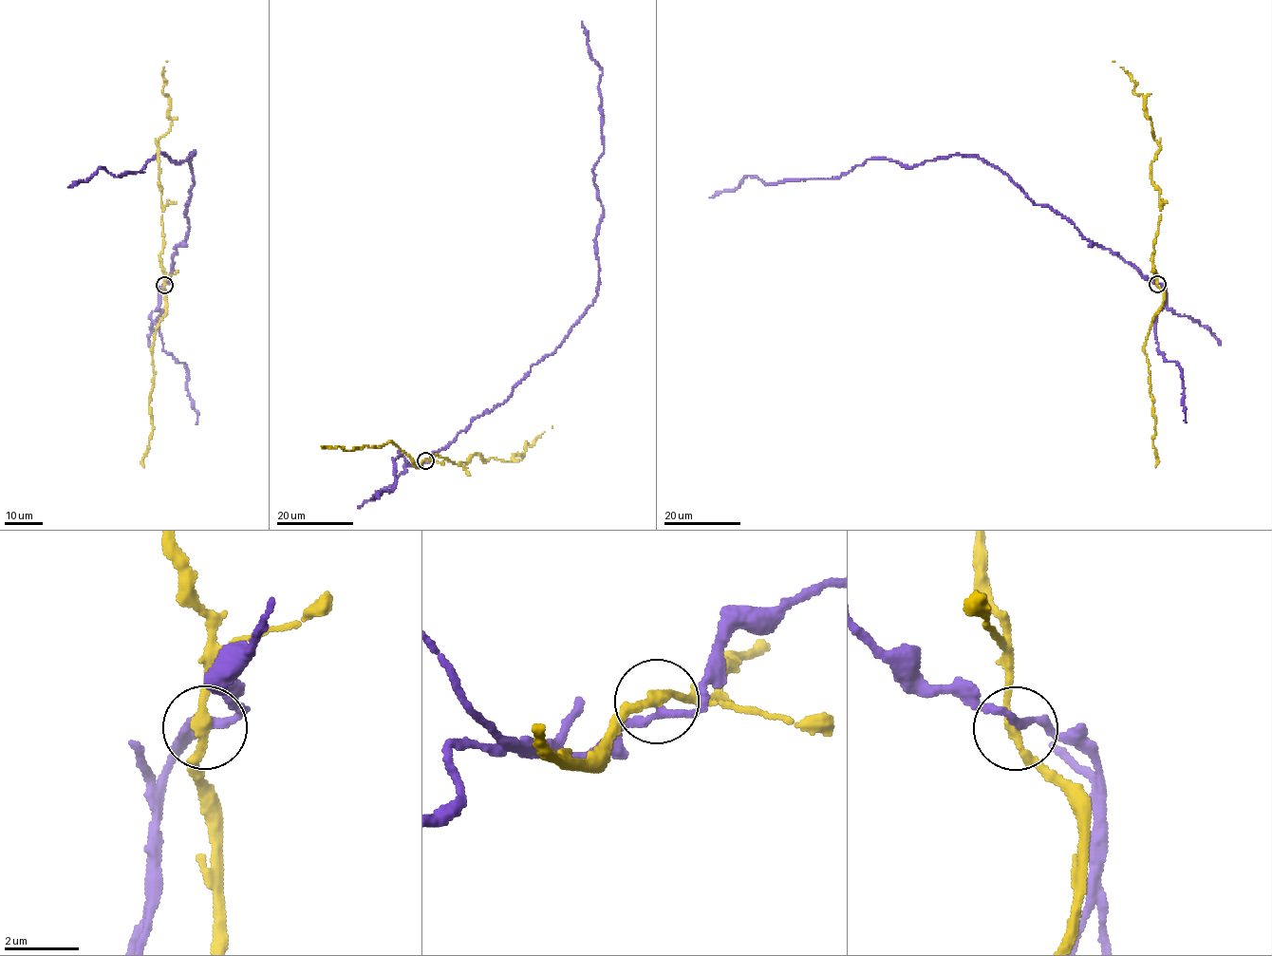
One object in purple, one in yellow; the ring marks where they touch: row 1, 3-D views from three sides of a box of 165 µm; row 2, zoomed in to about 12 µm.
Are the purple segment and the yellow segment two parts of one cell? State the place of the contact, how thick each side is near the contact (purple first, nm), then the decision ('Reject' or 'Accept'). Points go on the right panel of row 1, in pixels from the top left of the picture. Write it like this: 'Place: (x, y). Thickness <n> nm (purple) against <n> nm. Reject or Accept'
Place: (1157, 284). Thickness 170 nm (purple) against 260 nm. Reject

